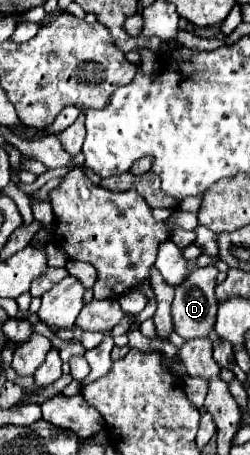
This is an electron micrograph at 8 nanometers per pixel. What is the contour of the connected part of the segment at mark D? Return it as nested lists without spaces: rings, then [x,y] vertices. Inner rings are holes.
[[[216,266],[196,268],[196,270],[190,272],[190,278],[182,286],[176,286],[176,298],[172,302],[172,318],[174,318],[176,334],[180,334],[182,338],[186,338],[186,340],[190,340],[190,338],[206,338],[208,334],[214,332],[216,310],[218,310],[216,276],[218,276]]]

